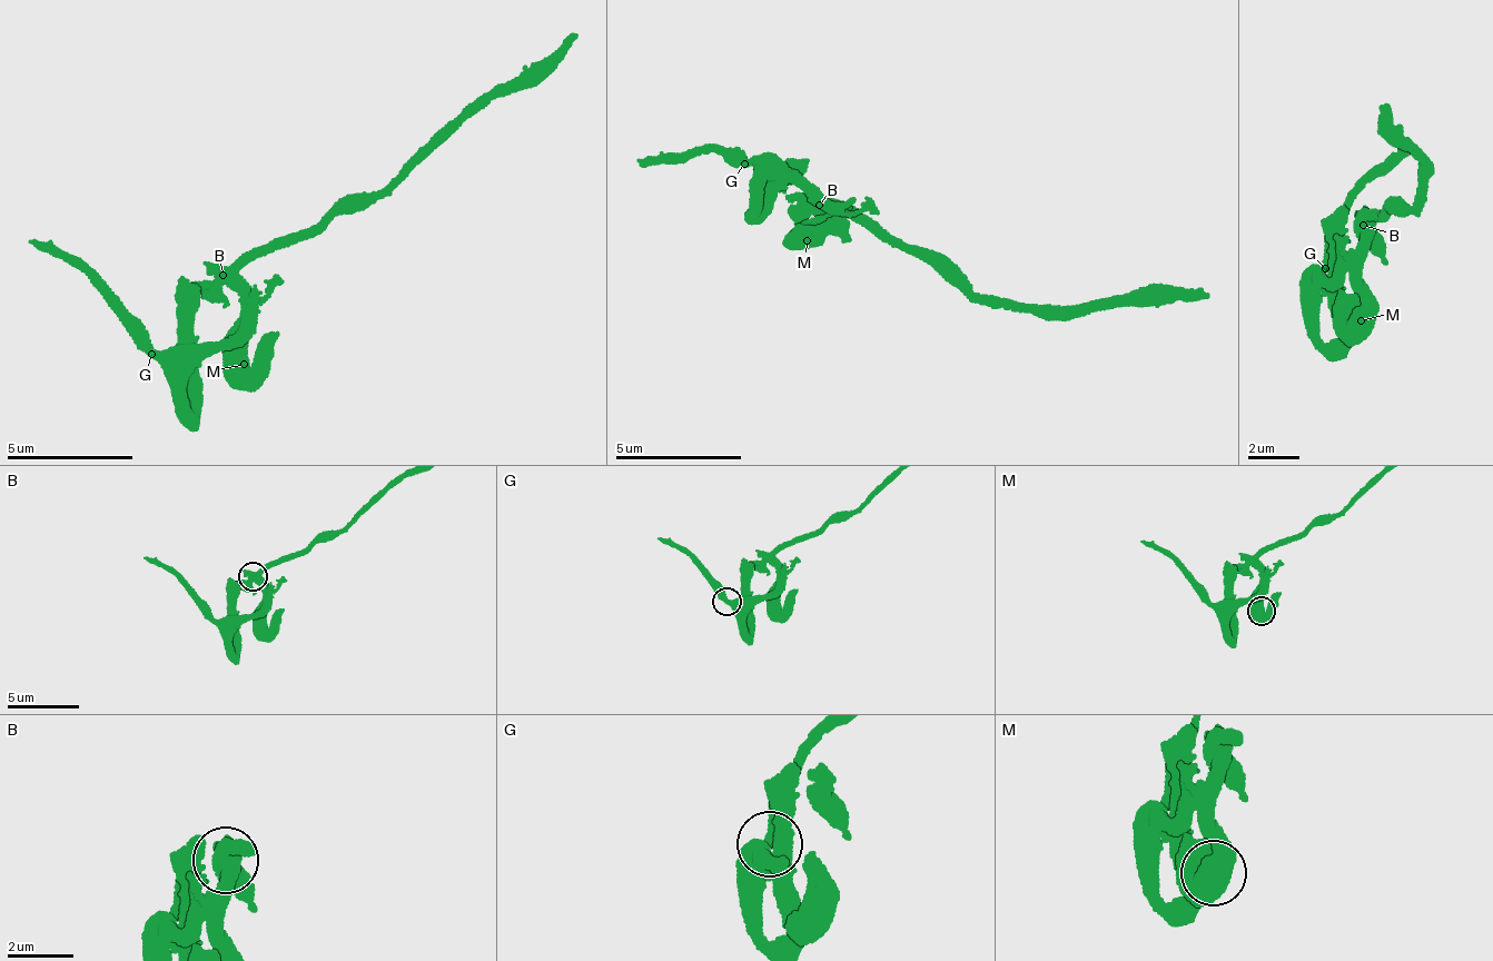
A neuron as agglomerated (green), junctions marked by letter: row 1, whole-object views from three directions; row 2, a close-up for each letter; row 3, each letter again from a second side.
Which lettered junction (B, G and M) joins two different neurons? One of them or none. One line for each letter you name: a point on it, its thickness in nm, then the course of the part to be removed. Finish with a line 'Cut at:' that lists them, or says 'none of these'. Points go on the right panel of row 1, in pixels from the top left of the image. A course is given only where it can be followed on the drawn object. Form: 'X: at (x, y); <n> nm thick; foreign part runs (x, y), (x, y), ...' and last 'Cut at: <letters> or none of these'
B: at (1363, 225); 500 nm thick; foreign part runs (1362, 224), (1414, 201), (1420, 168), (1385, 103)
Cut at: B

